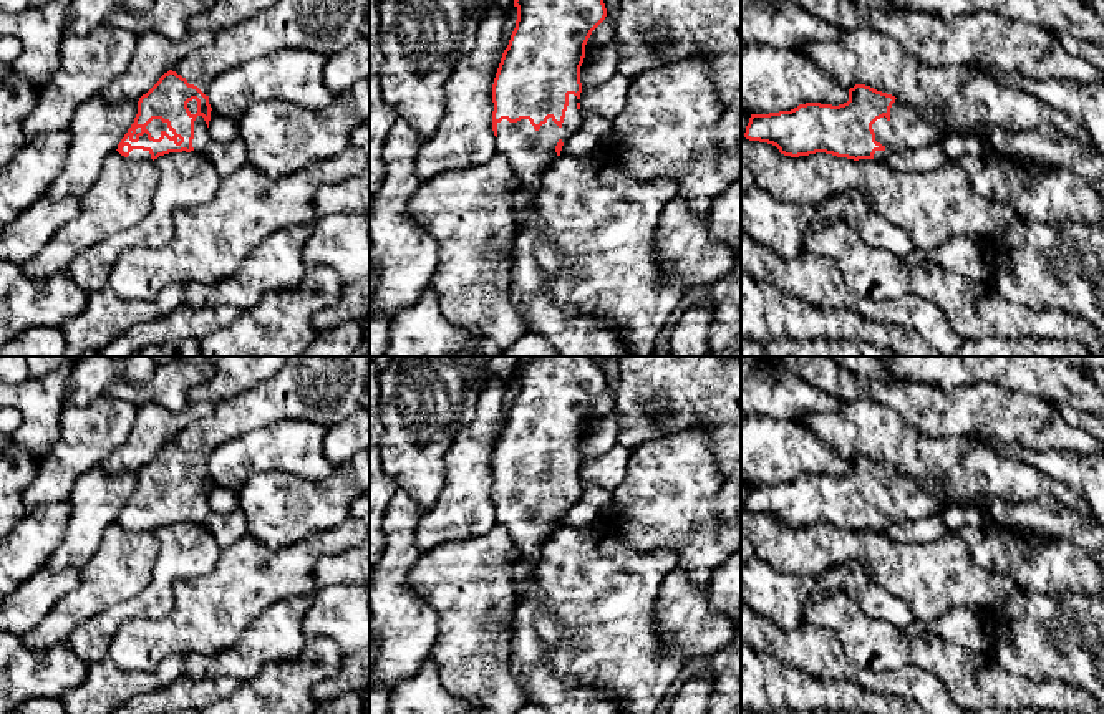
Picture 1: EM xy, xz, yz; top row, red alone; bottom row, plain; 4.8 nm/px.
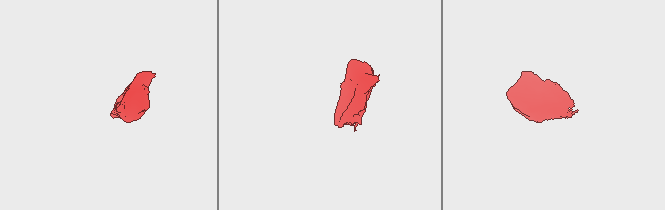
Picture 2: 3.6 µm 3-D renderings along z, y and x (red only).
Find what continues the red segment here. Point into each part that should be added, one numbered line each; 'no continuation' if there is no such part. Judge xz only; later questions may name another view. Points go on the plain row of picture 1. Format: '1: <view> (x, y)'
1: xz (529, 522)

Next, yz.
1: yz (907, 499)

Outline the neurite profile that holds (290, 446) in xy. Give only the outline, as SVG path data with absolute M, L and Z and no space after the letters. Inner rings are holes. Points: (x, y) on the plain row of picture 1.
M278 421L214 447L209 475L215 485L240 490L257 472L283 472L323 480L335 466L323 451L325 426L307 421Z

